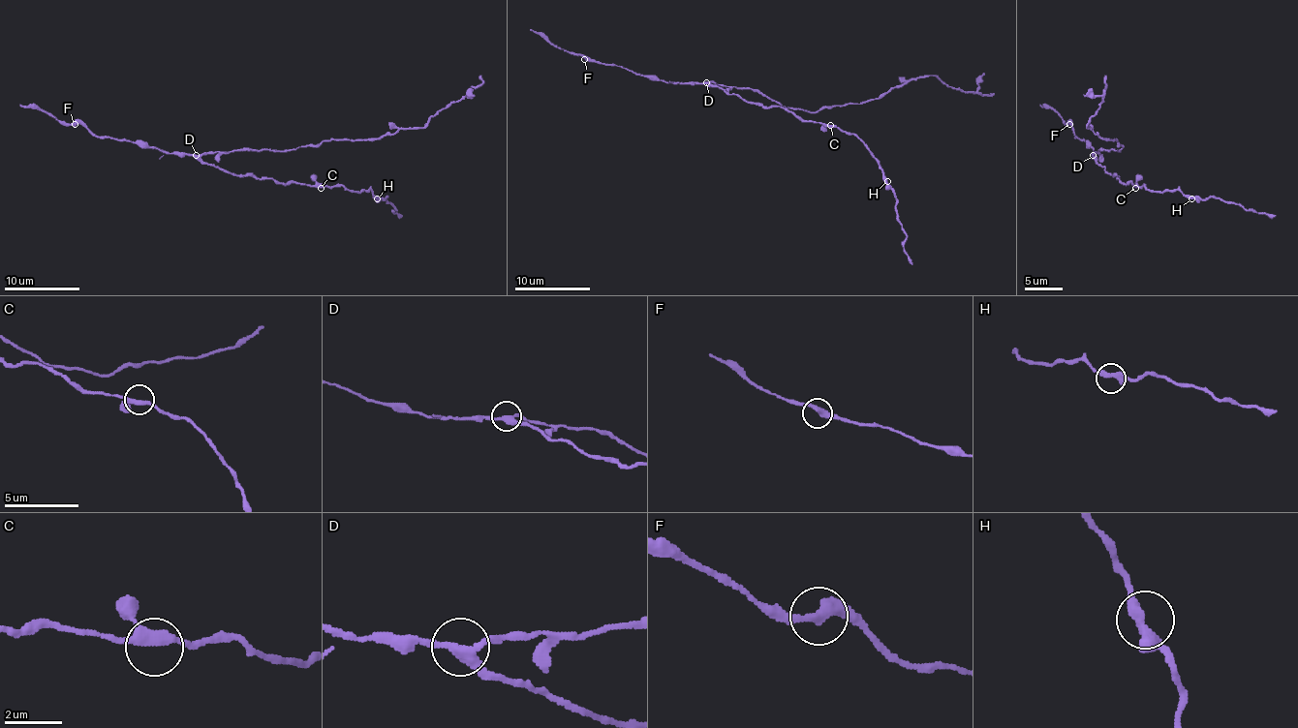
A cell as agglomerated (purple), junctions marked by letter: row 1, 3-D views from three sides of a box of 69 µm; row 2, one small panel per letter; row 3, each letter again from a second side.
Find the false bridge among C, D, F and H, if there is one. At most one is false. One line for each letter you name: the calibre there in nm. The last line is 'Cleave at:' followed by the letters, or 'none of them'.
D: 280 nm
Cleave at: D

